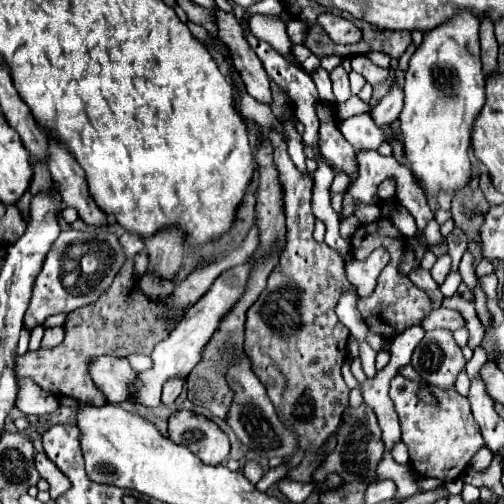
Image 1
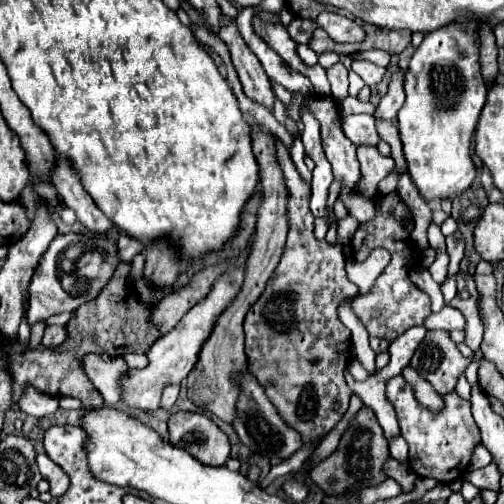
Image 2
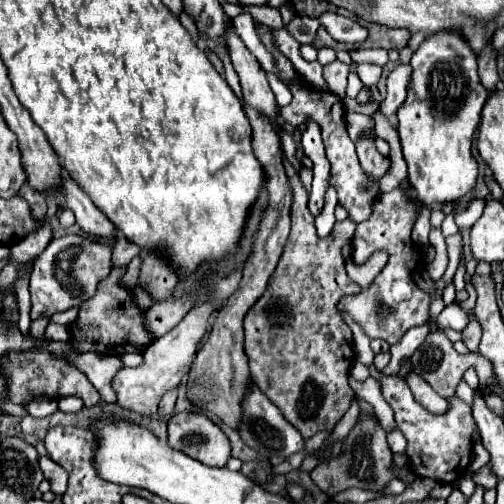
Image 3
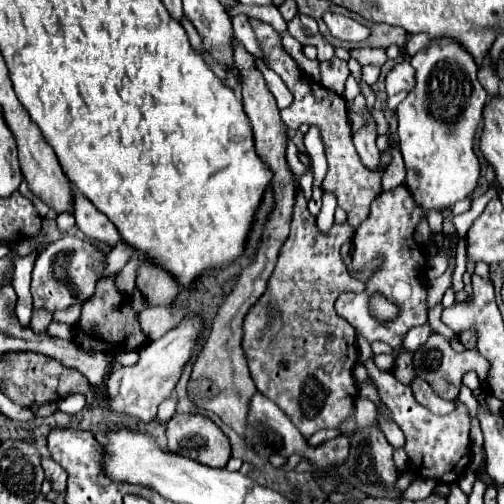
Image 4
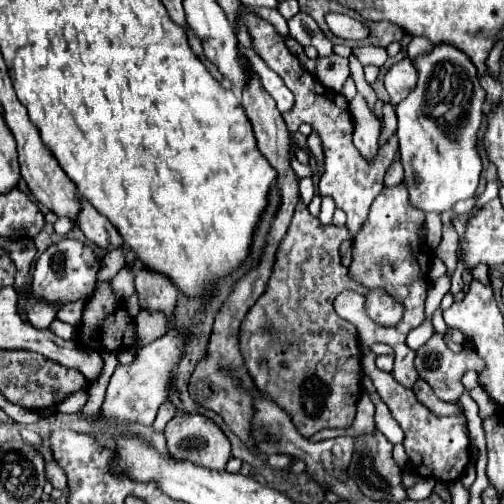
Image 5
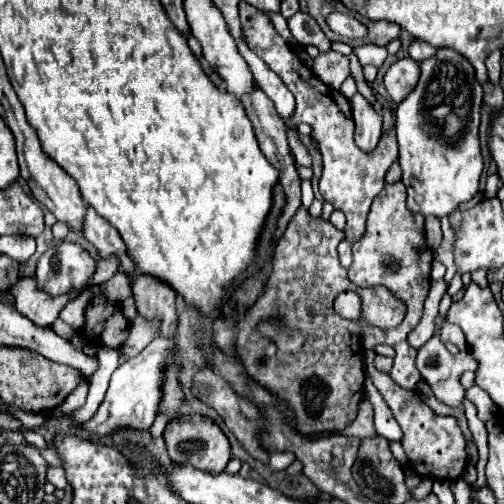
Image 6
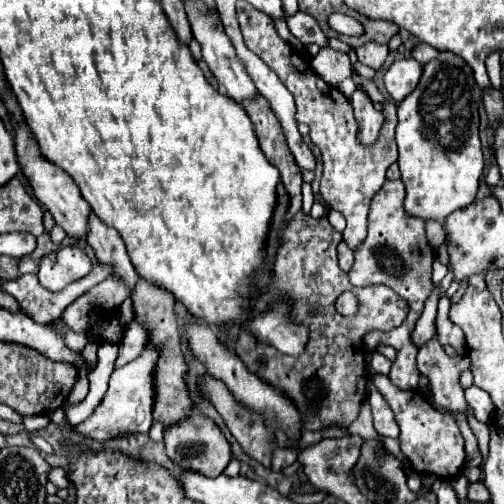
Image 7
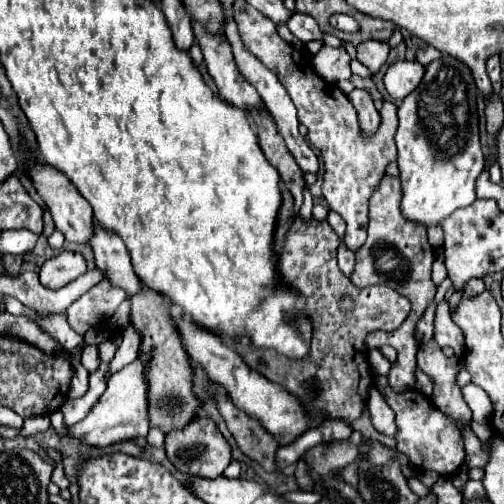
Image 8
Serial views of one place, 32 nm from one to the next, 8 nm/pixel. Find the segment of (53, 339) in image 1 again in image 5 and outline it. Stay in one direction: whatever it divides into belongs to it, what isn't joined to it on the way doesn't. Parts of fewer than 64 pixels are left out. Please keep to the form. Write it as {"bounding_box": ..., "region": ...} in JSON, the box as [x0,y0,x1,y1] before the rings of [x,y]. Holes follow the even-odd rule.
{"bounding_box":[49,319,76,340],"region":[[[55,319],[51,323],[51,325],[49,326],[49,329],[58,337],[65,340],[73,339],[76,333],[76,330],[73,326],[67,323],[64,323],[58,319]]]}

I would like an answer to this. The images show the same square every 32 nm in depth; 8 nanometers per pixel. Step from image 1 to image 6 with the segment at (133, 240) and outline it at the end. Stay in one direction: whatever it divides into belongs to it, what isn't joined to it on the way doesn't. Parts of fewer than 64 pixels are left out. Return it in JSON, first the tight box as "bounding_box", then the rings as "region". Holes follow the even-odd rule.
{"bounding_box":[90,258,118,286],"region":[[[108,258],[108,260],[100,260],[98,262],[98,266],[96,266],[96,274],[94,274],[94,278],[90,280],[90,284],[92,286],[98,286],[98,284],[102,284],[102,282],[106,282],[106,280],[110,280],[116,272],[118,272],[118,260],[116,258]]]}

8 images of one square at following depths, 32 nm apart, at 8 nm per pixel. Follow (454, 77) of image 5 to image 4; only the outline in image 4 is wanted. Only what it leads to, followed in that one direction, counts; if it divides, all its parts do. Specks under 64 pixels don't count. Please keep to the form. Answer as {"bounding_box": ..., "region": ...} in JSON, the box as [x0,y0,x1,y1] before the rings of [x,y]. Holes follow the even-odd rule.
{"bounding_box":[396,38,488,210],"region":[[[436,38],[430,40],[426,48],[410,58],[410,64],[416,70],[416,84],[406,96],[406,100],[396,108],[398,116],[398,140],[400,150],[406,162],[406,186],[414,202],[424,210],[446,210],[452,208],[458,200],[468,198],[480,176],[480,162],[474,154],[474,134],[482,122],[482,108],[488,100],[486,90],[476,78],[476,62],[472,54],[454,38]]]}

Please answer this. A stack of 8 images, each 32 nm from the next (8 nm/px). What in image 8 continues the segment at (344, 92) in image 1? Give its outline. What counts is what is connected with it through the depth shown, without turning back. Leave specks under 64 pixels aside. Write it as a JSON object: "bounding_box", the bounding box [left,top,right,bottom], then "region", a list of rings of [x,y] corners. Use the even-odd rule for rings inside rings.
{"bounding_box":[312,46,352,82],"region":[[[322,46],[320,52],[312,60],[312,66],[328,82],[346,80],[346,78],[352,76],[352,72],[350,72],[350,56],[342,48]]]}

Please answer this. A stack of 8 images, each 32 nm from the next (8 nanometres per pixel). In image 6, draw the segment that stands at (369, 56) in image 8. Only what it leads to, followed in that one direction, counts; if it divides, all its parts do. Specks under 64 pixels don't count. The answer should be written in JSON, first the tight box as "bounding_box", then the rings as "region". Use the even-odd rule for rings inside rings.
{"bounding_box":[353,44,388,68],"region":[[[366,44],[353,49],[362,66],[373,65],[380,68],[388,56],[386,47],[374,46],[374,44]]]}

